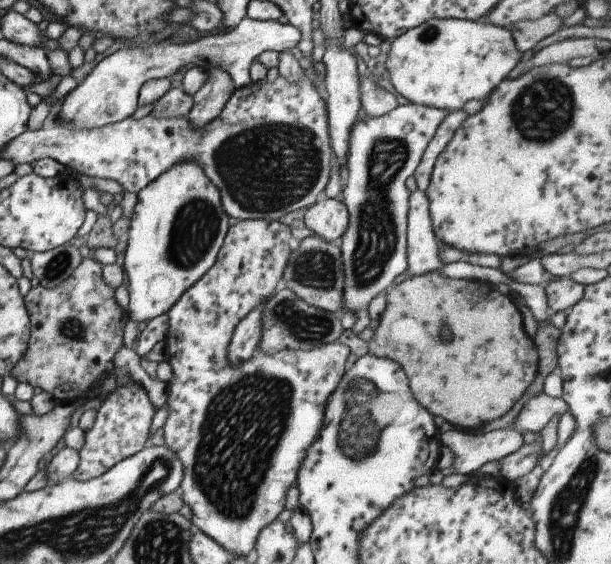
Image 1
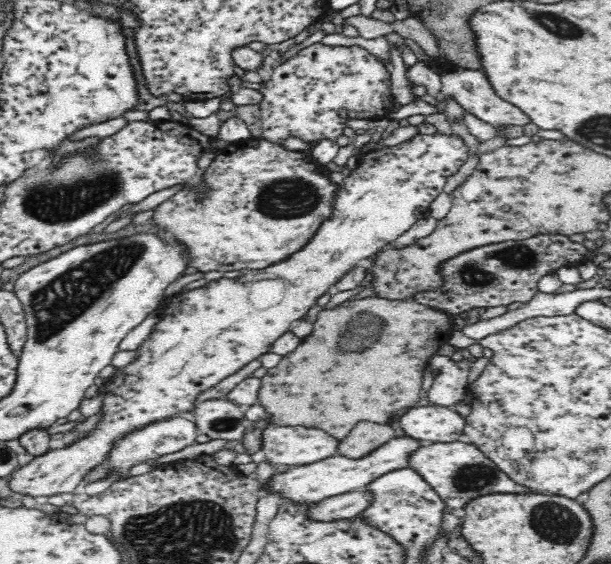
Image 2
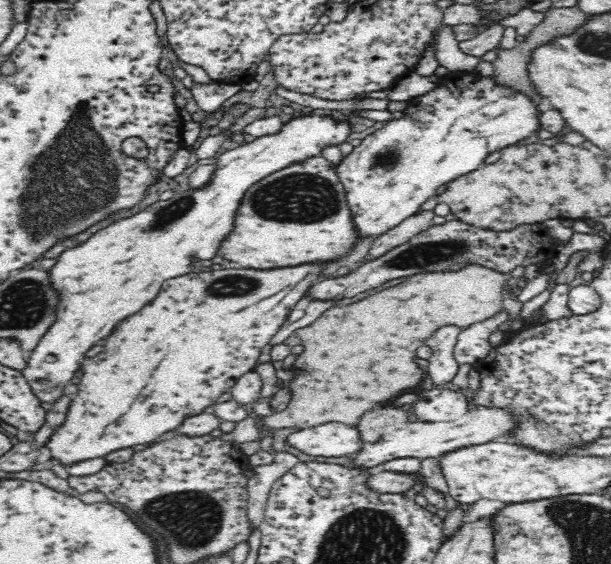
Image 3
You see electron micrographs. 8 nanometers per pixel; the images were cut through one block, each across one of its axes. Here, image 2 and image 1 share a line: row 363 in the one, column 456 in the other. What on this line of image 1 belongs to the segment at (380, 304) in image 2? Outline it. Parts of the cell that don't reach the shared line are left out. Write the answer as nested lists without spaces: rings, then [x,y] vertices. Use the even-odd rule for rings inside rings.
[[[436,272],[424,273],[418,276],[405,278],[399,284],[392,285],[387,289],[385,308],[379,316],[377,328],[373,331],[373,337],[369,340],[368,355],[373,357],[393,356],[393,361],[402,369],[408,381],[408,388],[412,398],[417,404],[423,406],[431,416],[439,414],[445,422],[449,423],[455,430],[471,432],[479,429],[486,422],[491,422],[507,412],[512,404],[517,401],[523,392],[529,387],[529,382],[535,377],[538,368],[538,353],[531,339],[524,333],[521,326],[519,312],[513,306],[507,295],[501,295],[488,284],[481,284],[473,280],[452,280],[437,275]]]

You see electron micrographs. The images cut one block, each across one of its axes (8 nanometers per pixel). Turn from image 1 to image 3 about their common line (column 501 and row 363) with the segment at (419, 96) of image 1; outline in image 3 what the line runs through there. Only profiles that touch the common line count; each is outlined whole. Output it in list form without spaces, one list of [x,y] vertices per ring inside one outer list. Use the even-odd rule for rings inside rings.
[[[366,109],[348,111],[346,115],[348,114],[349,118],[336,119],[322,114],[286,117],[276,133],[247,138],[246,142],[239,147],[220,154],[216,160],[213,160],[215,165],[213,173],[204,186],[181,192],[175,191],[170,199],[160,199],[141,212],[96,232],[82,246],[62,252],[57,263],[50,268],[52,285],[60,293],[58,319],[48,333],[40,337],[41,342],[29,354],[27,366],[23,371],[24,379],[31,386],[34,394],[41,401],[49,403],[64,395],[64,385],[74,378],[75,371],[80,370],[82,362],[87,359],[84,353],[94,346],[94,342],[102,341],[100,338],[106,338],[122,318],[138,312],[144,304],[148,304],[148,300],[154,300],[154,296],[158,294],[158,286],[165,280],[172,276],[188,274],[192,260],[210,260],[218,254],[222,242],[234,230],[236,214],[248,188],[278,170],[321,156],[322,150],[328,146],[338,146],[346,142],[352,133],[350,116],[355,115],[356,112],[366,112]]]

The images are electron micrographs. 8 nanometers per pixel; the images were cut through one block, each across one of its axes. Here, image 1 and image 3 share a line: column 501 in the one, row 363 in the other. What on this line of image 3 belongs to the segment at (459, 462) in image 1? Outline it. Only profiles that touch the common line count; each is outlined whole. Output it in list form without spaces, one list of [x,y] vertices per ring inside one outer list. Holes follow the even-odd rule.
[[[446,324],[436,328],[426,340],[424,345],[432,351],[428,358],[428,371],[426,376],[432,379],[435,384],[451,382],[459,365],[453,357],[453,349],[458,341],[458,336],[465,330],[461,326]]]

